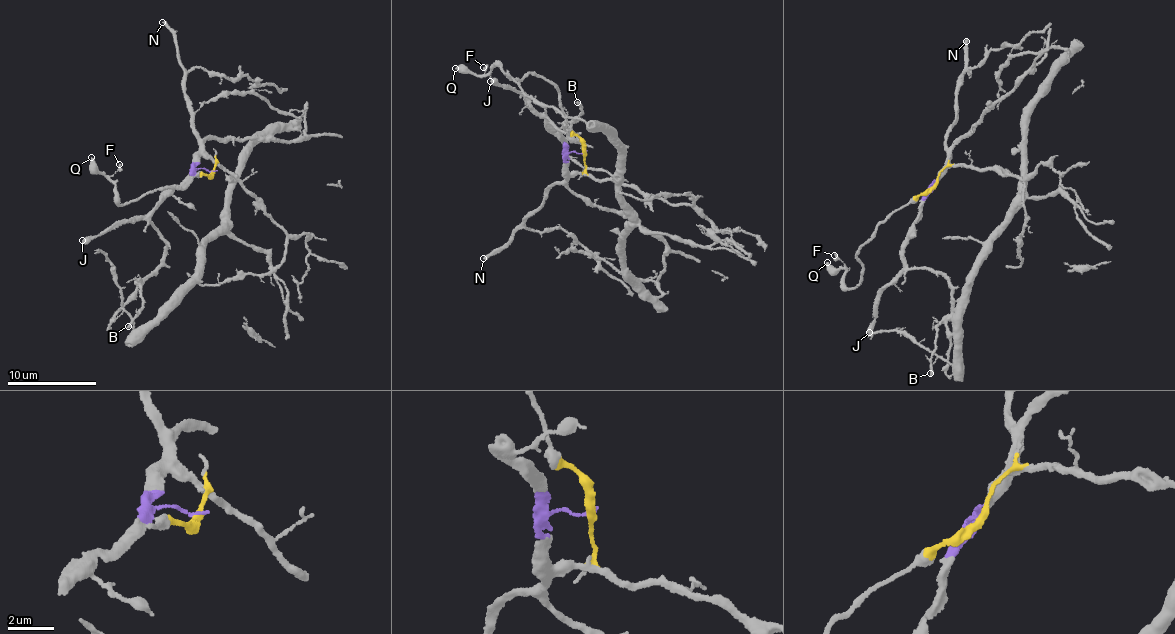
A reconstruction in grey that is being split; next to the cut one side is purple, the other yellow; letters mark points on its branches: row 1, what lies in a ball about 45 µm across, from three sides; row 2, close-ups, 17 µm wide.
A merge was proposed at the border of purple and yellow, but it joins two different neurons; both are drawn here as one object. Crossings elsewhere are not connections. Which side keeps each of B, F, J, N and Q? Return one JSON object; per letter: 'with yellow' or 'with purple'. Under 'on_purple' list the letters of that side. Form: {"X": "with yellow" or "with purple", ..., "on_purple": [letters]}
{"B": "with purple", "F": "with yellow", "J": "with purple", "N": "with purple", "Q": "with yellow", "on_purple": ["B", "J", "N"]}

